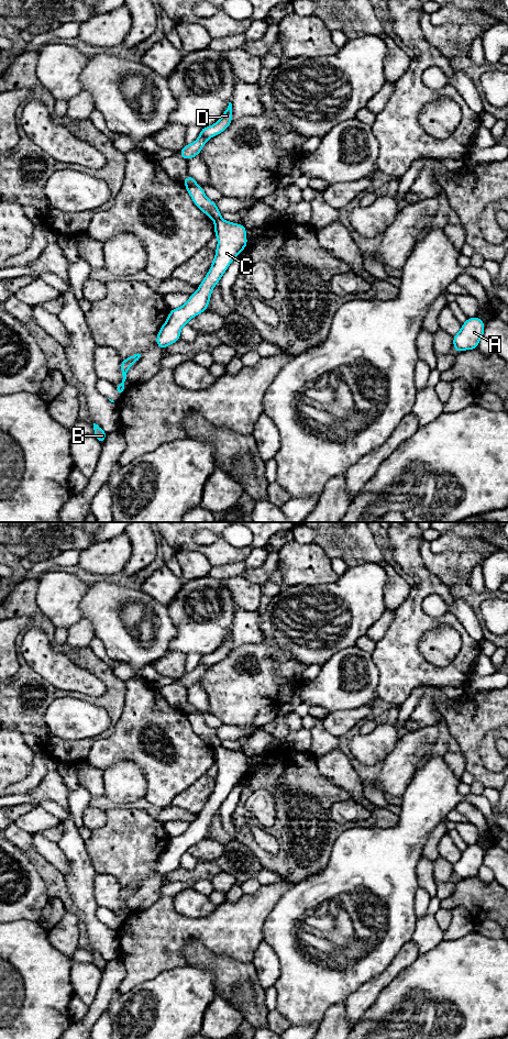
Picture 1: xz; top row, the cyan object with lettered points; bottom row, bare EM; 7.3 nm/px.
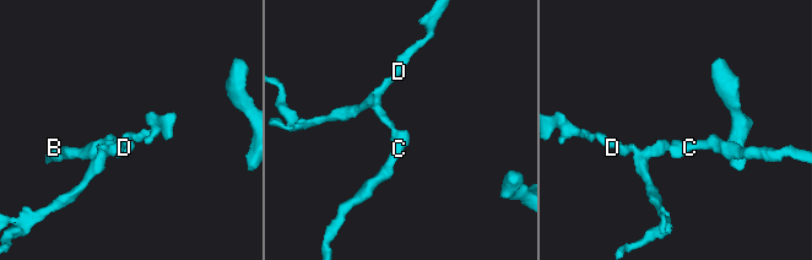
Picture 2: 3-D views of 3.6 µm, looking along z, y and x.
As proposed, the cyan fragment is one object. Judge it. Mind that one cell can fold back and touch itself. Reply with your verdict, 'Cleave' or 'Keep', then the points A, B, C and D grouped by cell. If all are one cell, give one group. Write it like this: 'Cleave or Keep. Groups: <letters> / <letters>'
Cleave. Groups: A B C / D

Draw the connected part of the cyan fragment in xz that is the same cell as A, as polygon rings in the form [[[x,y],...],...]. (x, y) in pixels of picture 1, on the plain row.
[[[478,844],[468,845],[453,864],[454,878],[476,877],[479,867],[484,864],[484,856],[485,851]]]

